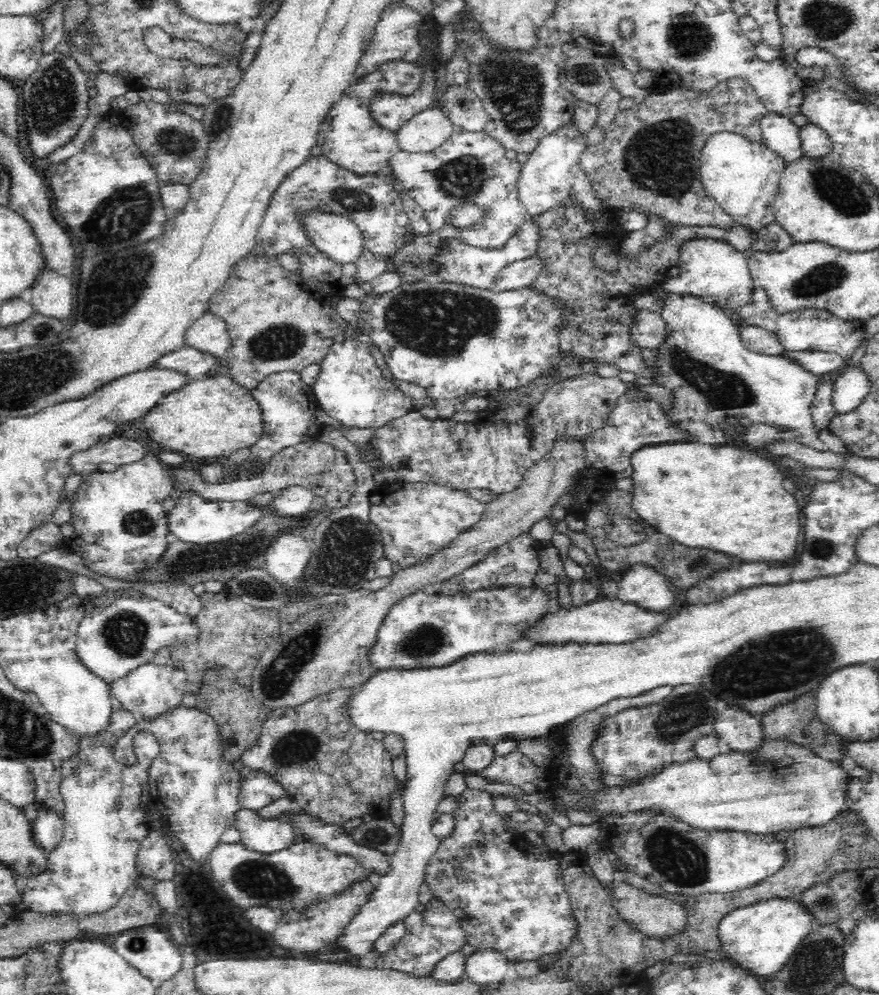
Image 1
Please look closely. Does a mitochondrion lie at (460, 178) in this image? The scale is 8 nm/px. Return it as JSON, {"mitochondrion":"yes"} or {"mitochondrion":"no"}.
{"mitochondrion":"yes"}

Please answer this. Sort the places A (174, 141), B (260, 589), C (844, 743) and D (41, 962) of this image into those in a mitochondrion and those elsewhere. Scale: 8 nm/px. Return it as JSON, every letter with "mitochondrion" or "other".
{"A":"mitochondrion","B":"mitochondrion","C":"other","D":"mitochondrion"}

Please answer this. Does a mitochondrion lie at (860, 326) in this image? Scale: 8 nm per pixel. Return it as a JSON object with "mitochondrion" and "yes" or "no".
{"mitochondrion":"no"}

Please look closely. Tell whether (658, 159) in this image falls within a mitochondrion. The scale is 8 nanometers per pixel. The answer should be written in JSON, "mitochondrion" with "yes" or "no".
{"mitochondrion":"yes"}

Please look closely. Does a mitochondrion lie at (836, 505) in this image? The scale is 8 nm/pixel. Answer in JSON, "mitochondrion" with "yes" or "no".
{"mitochondrion":"no"}

